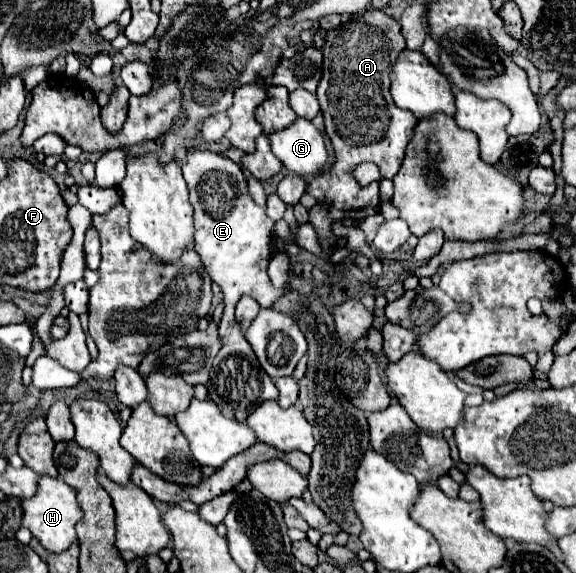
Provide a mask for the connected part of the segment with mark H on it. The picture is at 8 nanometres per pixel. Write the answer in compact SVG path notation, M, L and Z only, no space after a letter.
M42 476L38 482L38 492L32 498L22 500L22 510L22 526L26 526L46 550L64 552L72 542L78 540L76 524L82 520L82 508L76 502L76 492L60 476Z

